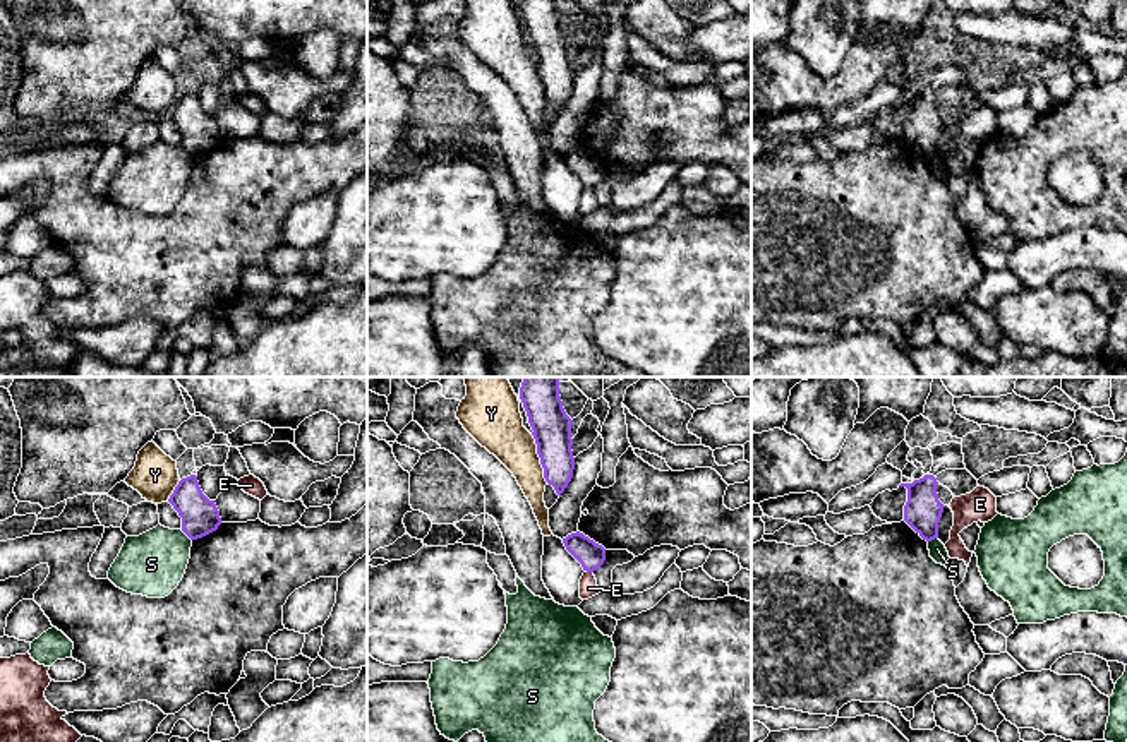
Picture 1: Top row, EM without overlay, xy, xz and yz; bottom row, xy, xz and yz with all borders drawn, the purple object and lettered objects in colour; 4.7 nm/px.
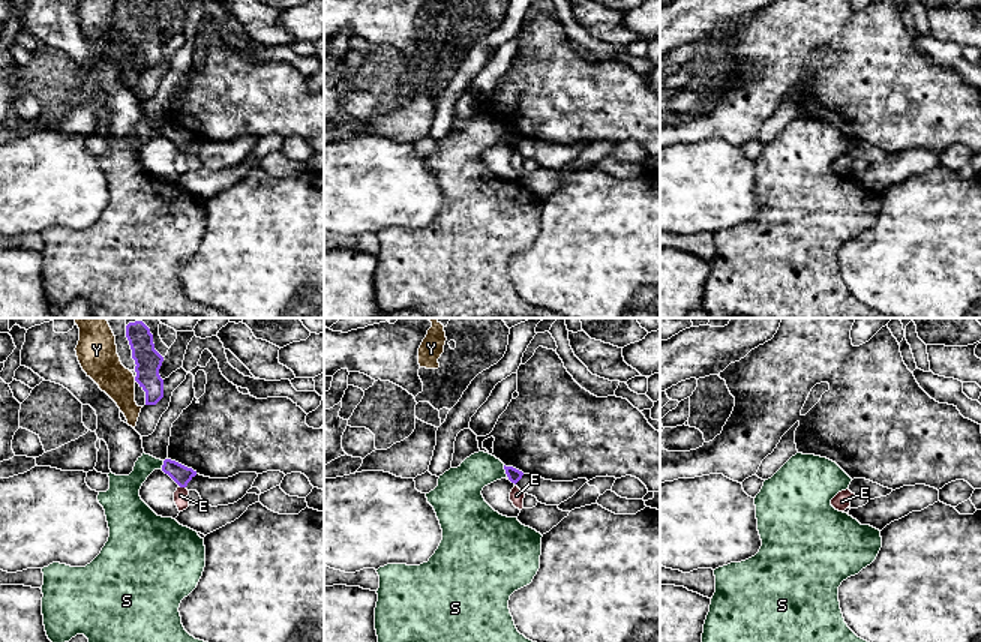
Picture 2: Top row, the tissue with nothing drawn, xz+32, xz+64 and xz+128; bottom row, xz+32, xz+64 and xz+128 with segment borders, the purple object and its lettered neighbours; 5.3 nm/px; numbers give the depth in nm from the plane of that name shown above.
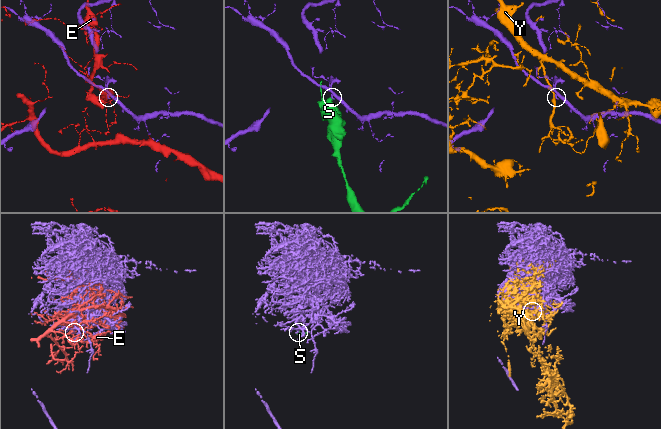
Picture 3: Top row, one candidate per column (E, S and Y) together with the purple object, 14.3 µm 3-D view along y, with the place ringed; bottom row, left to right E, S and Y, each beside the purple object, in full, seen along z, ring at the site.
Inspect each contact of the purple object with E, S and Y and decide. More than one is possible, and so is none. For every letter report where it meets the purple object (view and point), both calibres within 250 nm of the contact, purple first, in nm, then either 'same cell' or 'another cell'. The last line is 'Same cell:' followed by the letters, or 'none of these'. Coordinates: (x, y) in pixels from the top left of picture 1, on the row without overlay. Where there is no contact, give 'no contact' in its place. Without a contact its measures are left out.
E: meets purple in xz at (589, 187); 120 nm thick on the purple side, 90 nm on the other; another cell
S: meets purple in xy at (186, 149); 180 nm thick on the purple side, 300 nm on the other; another cell
Y: meets purple in xz at (539, 72); 180 nm thick on the purple side, 240 nm on the other; another cell
Same cell: none of these

